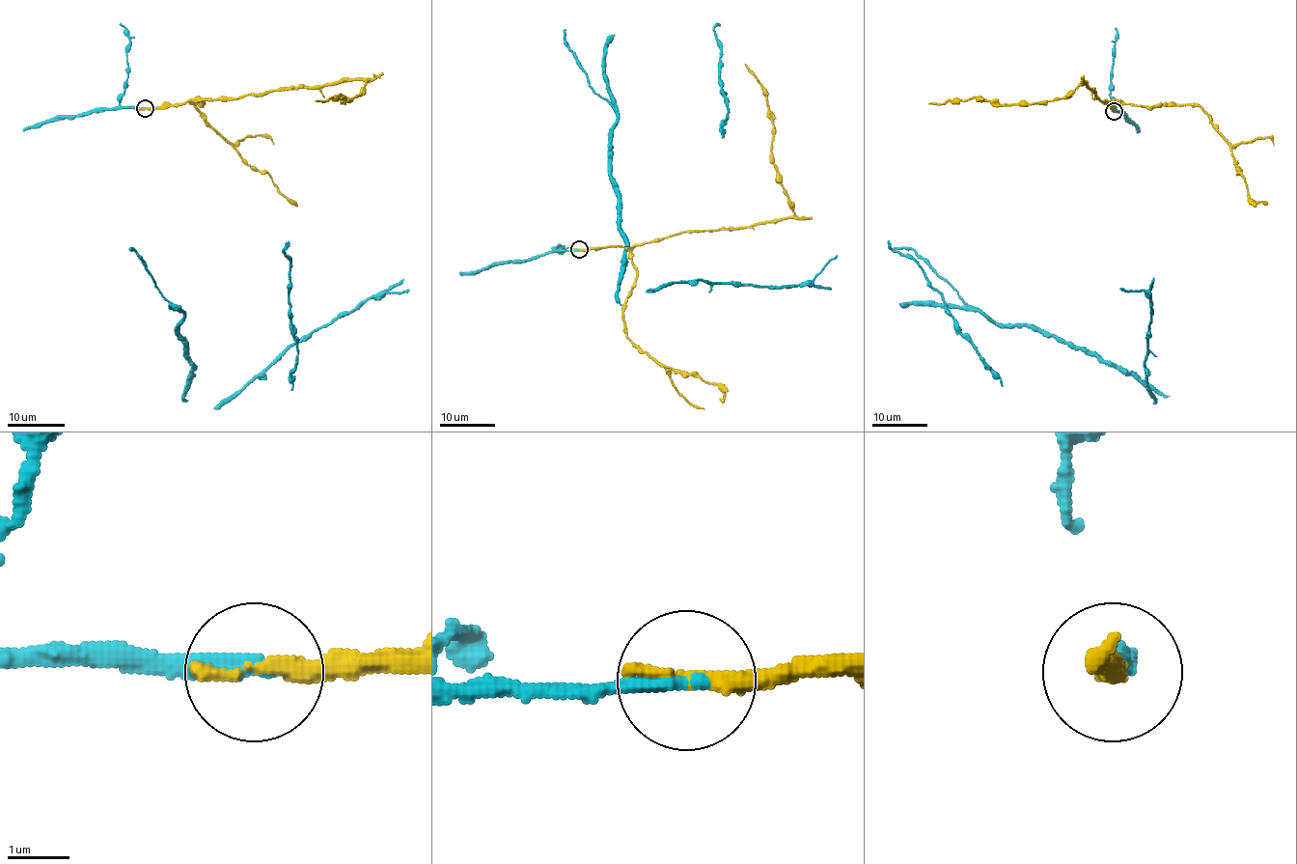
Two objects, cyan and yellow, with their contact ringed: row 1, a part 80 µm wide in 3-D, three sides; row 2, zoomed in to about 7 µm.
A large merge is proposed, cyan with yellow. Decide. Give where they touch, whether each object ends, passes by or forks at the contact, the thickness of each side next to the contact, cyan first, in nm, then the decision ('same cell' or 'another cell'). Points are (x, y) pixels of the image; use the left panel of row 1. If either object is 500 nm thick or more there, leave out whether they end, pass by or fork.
at (145, 108); cyan ends there; yellow ends there; 340 nm thick on the cyan side, 320 nm on the other; same cell

